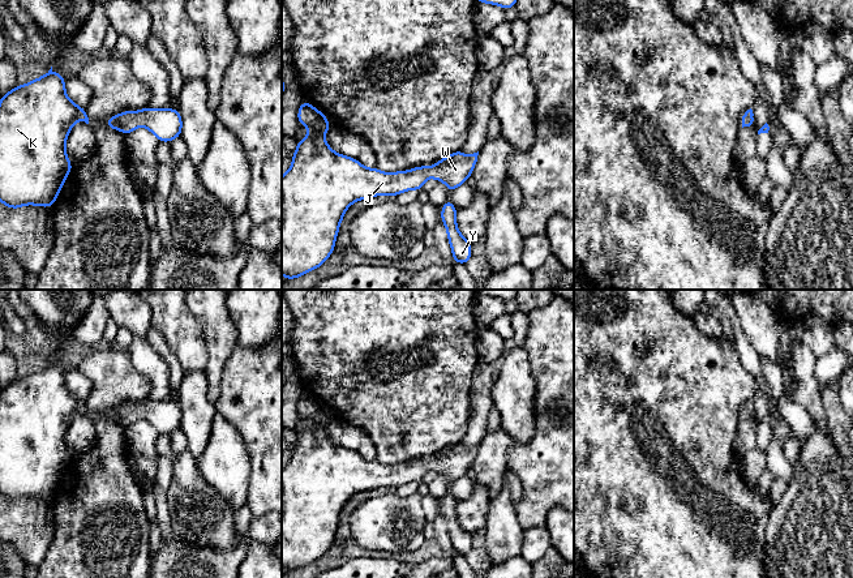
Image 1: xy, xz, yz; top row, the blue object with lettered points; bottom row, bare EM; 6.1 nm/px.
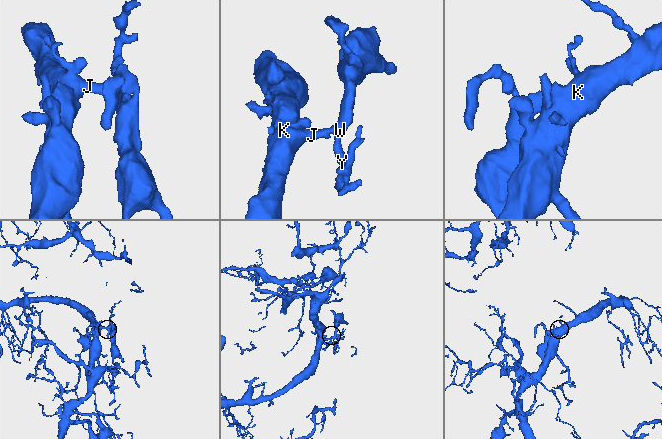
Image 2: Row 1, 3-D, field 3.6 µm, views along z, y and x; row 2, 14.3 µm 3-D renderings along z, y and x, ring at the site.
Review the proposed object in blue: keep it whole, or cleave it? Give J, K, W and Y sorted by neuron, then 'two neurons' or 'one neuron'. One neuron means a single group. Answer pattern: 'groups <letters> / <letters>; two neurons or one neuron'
groups J K W Y; one neuron

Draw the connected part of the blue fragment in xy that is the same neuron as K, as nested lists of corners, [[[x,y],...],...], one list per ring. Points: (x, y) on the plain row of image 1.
[[[51,361],[22,378],[14,378],[0,390],[0,494],[9,501],[23,497],[52,500],[73,458],[65,444],[67,431],[77,414],[89,416],[86,402],[72,394],[65,384],[65,372]]]

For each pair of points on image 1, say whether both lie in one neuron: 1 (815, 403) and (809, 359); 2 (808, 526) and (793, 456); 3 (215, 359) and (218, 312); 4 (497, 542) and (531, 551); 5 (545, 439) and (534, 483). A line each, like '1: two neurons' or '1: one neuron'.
1: one neuron
2: two neurons
3: one neuron
4: two neurons
5: one neuron

